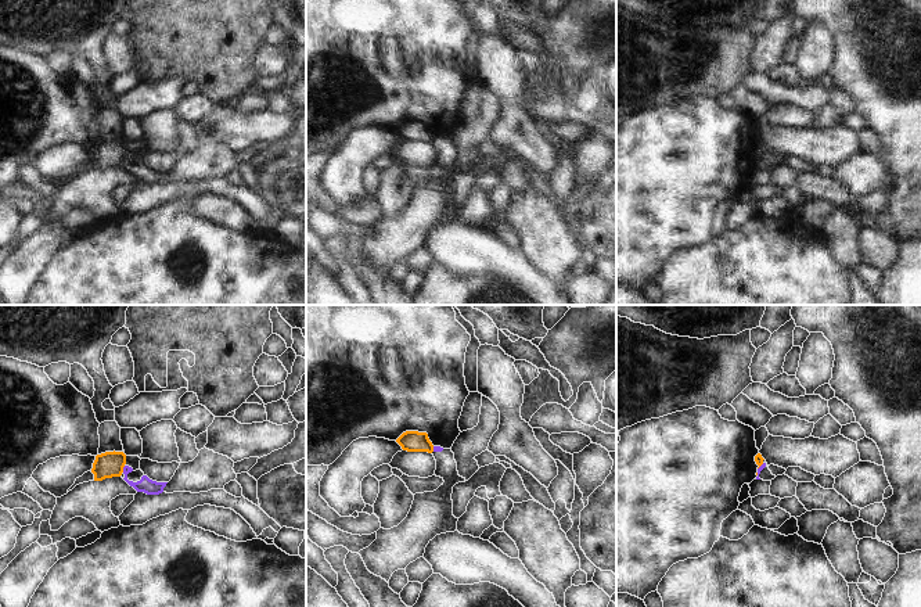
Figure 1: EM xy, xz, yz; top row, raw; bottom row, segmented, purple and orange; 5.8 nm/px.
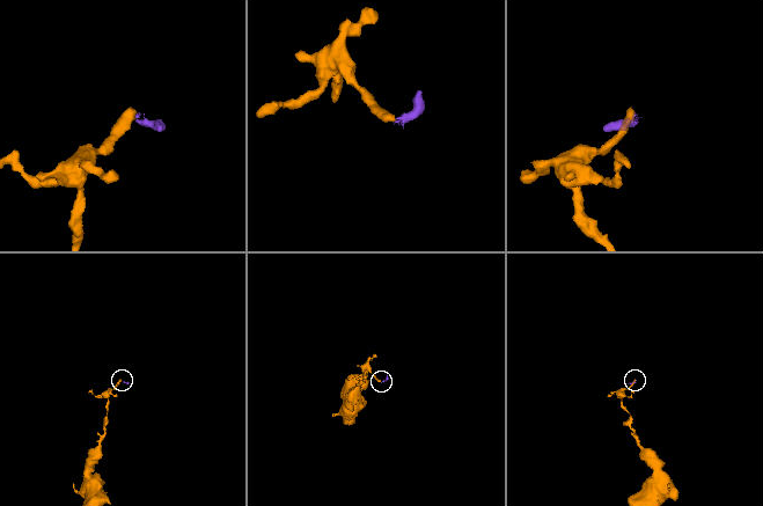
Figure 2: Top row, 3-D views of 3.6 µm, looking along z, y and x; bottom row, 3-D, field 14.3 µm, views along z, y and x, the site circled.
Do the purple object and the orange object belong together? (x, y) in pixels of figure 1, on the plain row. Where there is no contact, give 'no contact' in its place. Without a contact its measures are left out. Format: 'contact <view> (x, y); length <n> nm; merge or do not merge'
contact xy (123, 158); length 40 nm; do not merge

